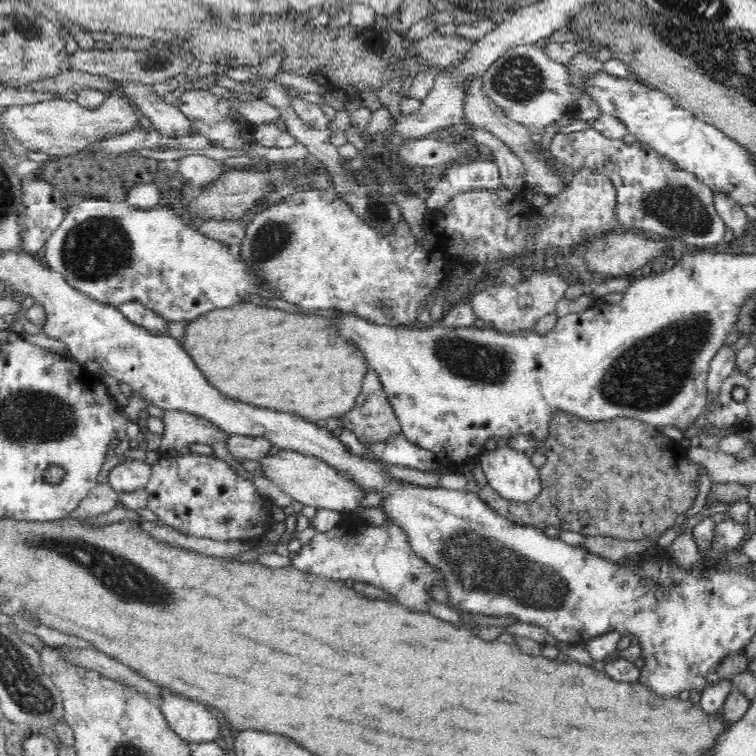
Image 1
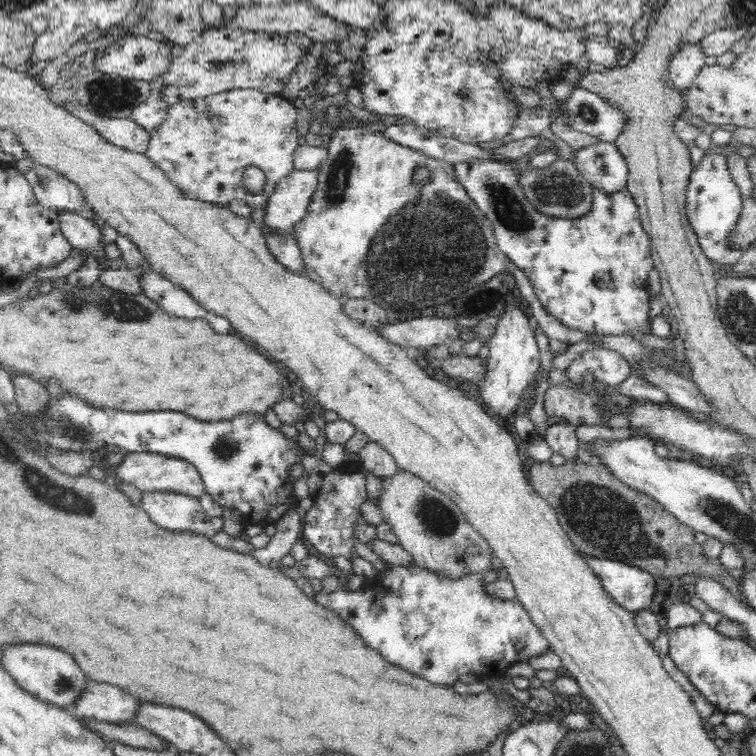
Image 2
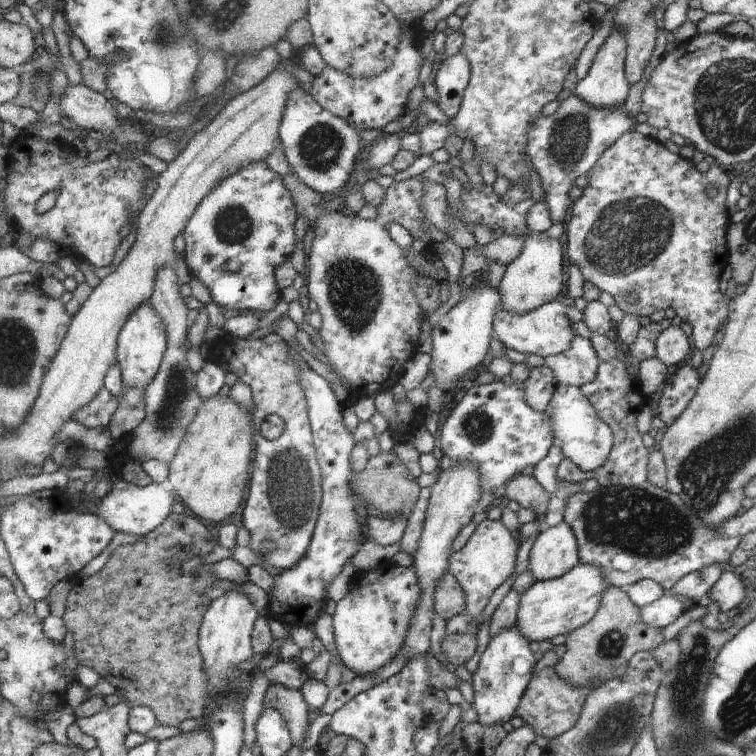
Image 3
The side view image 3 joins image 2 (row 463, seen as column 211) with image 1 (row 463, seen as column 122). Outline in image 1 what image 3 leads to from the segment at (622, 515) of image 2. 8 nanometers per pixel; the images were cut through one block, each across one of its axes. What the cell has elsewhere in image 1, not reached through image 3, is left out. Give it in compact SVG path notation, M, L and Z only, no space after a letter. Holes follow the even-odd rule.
M564 413L552 417L550 424L549 438L538 448L547 461L539 468L542 491L537 500L524 505L508 503L490 485L477 492L482 503L494 510L496 515L541 531L554 526L558 530L576 531L584 536L602 535L620 540L650 538L657 541L666 530L678 525L682 515L692 508L700 485L701 466L692 463L680 442L666 438L660 428L628 418L585 422ZM666 460L668 472L662 472Z

